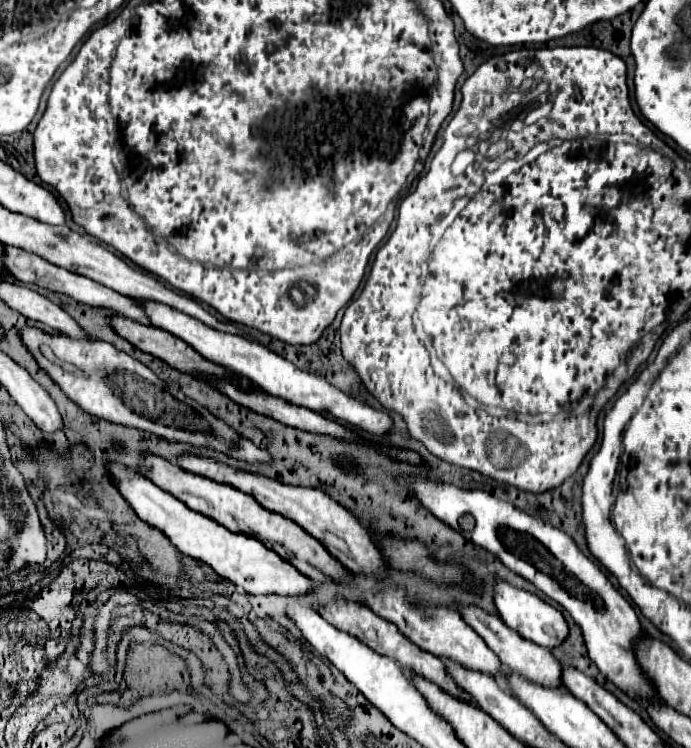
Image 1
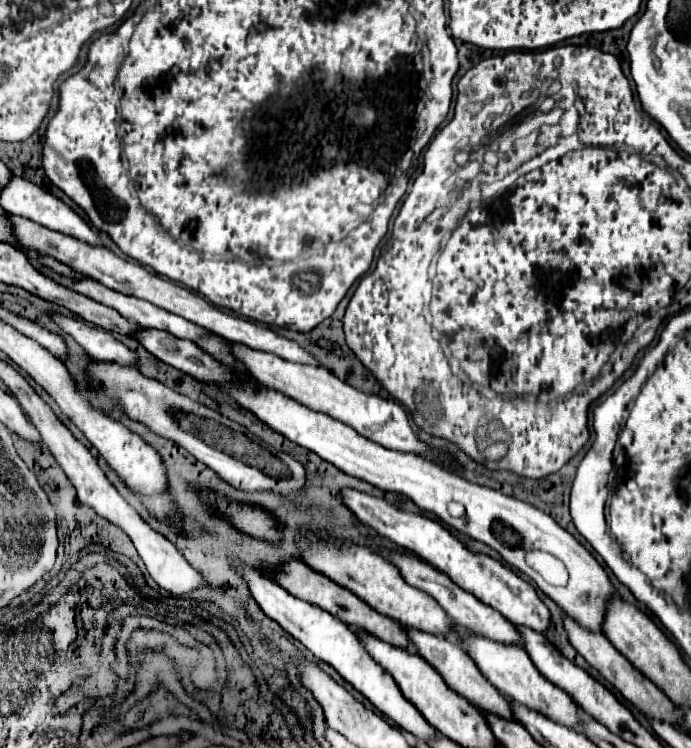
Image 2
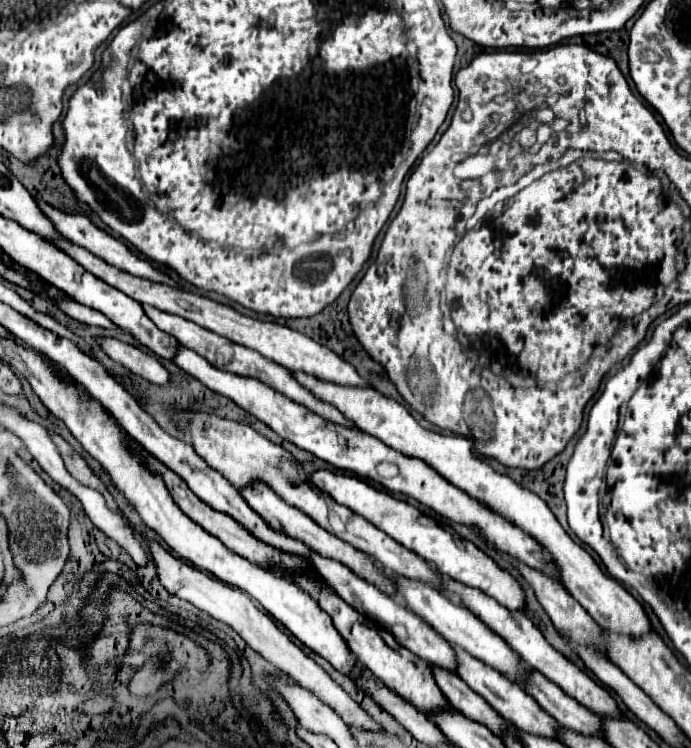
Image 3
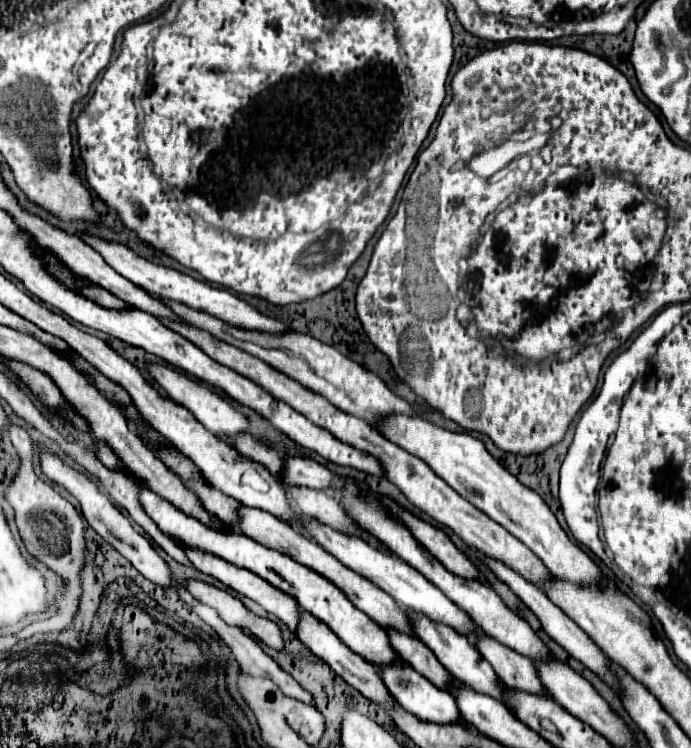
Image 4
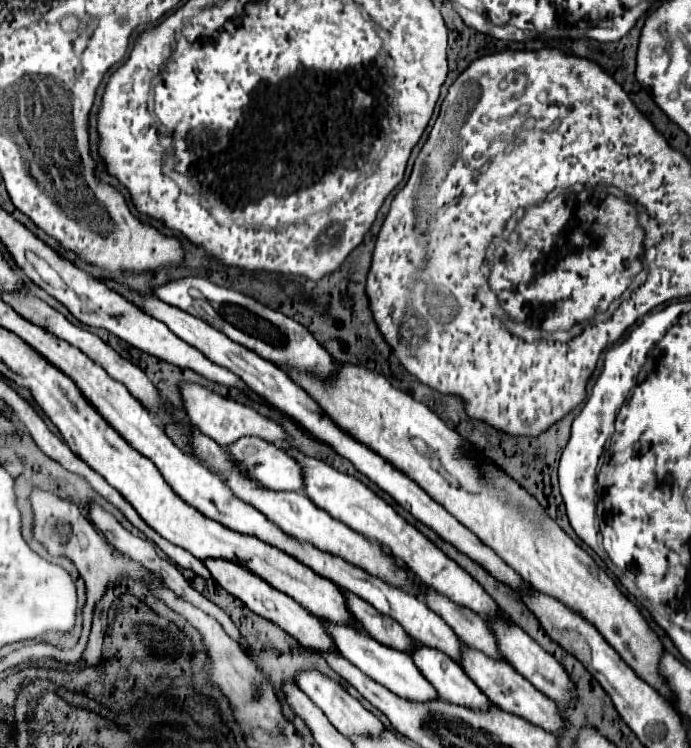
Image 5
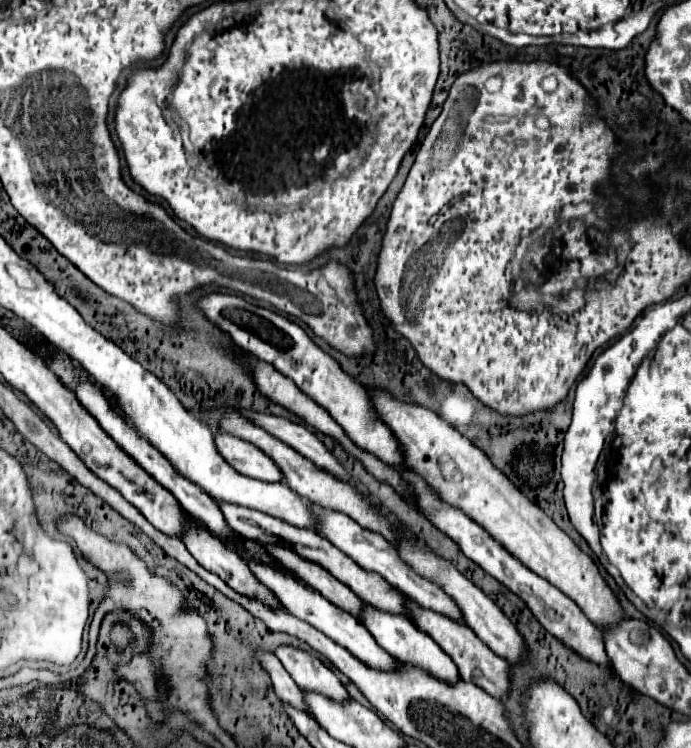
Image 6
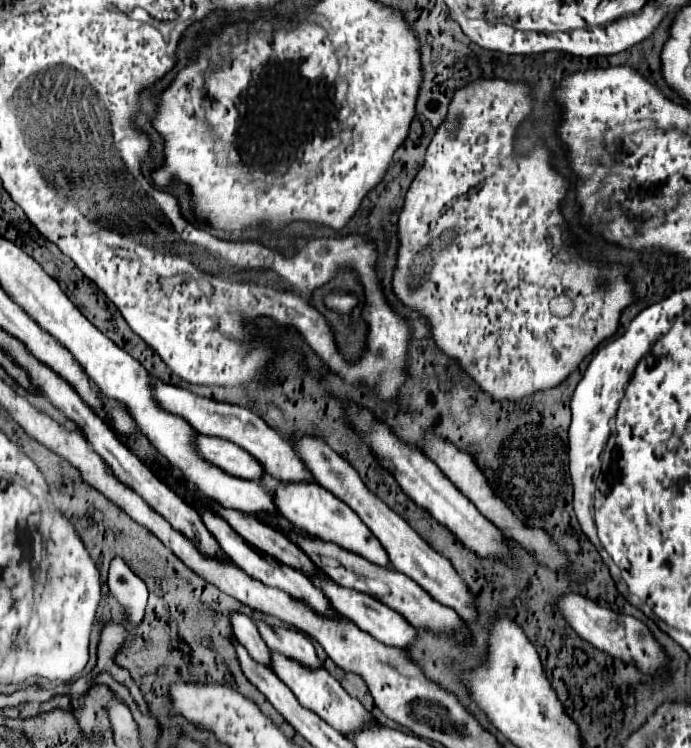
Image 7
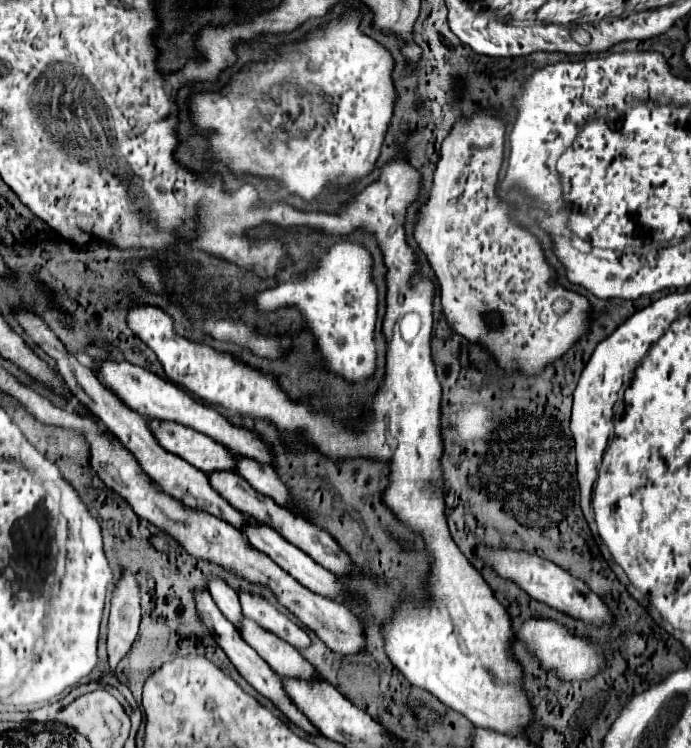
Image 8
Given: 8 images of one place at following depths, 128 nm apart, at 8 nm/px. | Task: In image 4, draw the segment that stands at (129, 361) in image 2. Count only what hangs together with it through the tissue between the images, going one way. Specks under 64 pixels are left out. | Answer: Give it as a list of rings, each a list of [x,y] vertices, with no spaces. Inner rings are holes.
[[[150,364],[148,370],[150,370],[152,378],[168,392],[168,396],[170,396],[174,402],[182,404],[184,408],[188,408],[188,410],[194,414],[194,418],[196,418],[206,430],[210,430],[214,436],[222,438],[224,442],[232,442],[238,434],[250,432],[250,422],[248,422],[248,418],[246,418],[240,410],[236,410],[228,400],[224,400],[222,396],[218,396],[216,392],[212,392],[210,388],[206,388],[206,386],[202,386],[202,384],[196,384],[196,382],[190,380],[186,374],[176,372],[176,370],[172,370],[172,368],[166,368],[166,366]]]

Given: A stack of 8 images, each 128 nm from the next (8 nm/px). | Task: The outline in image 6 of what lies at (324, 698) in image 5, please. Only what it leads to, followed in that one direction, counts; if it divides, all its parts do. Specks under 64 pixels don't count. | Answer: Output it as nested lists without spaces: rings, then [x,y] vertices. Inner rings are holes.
[[[282,644],[276,648],[274,652],[278,656],[278,660],[282,662],[282,666],[286,668],[286,672],[294,678],[294,682],[298,686],[306,686],[310,690],[318,690],[328,694],[328,698],[334,700],[348,700],[348,692],[342,686],[342,682],[336,678],[336,674],[322,664],[316,656],[296,648],[296,646],[288,646]]]

